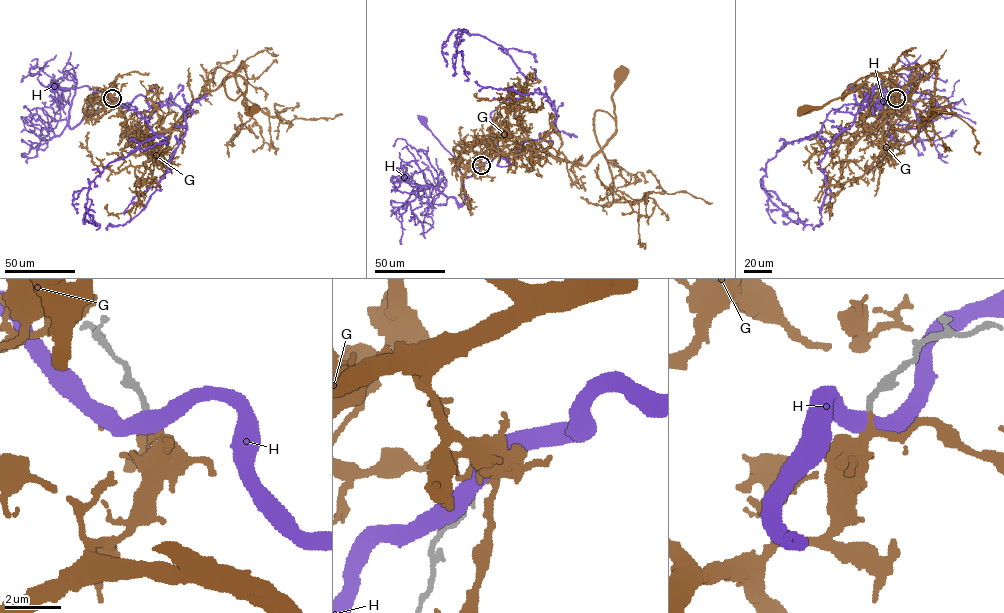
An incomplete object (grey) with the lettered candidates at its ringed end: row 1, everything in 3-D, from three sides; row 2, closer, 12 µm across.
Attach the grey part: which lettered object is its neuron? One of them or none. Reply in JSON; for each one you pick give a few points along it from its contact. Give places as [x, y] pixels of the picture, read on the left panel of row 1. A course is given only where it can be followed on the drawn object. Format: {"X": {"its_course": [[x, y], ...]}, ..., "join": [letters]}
{"G": {"its_course": [[112, 98], [109, 105], [128, 126], [146, 134], [167, 130], [233, 76], [246, 83], [243, 103], [254, 110]]}, "join": ["G"]}

